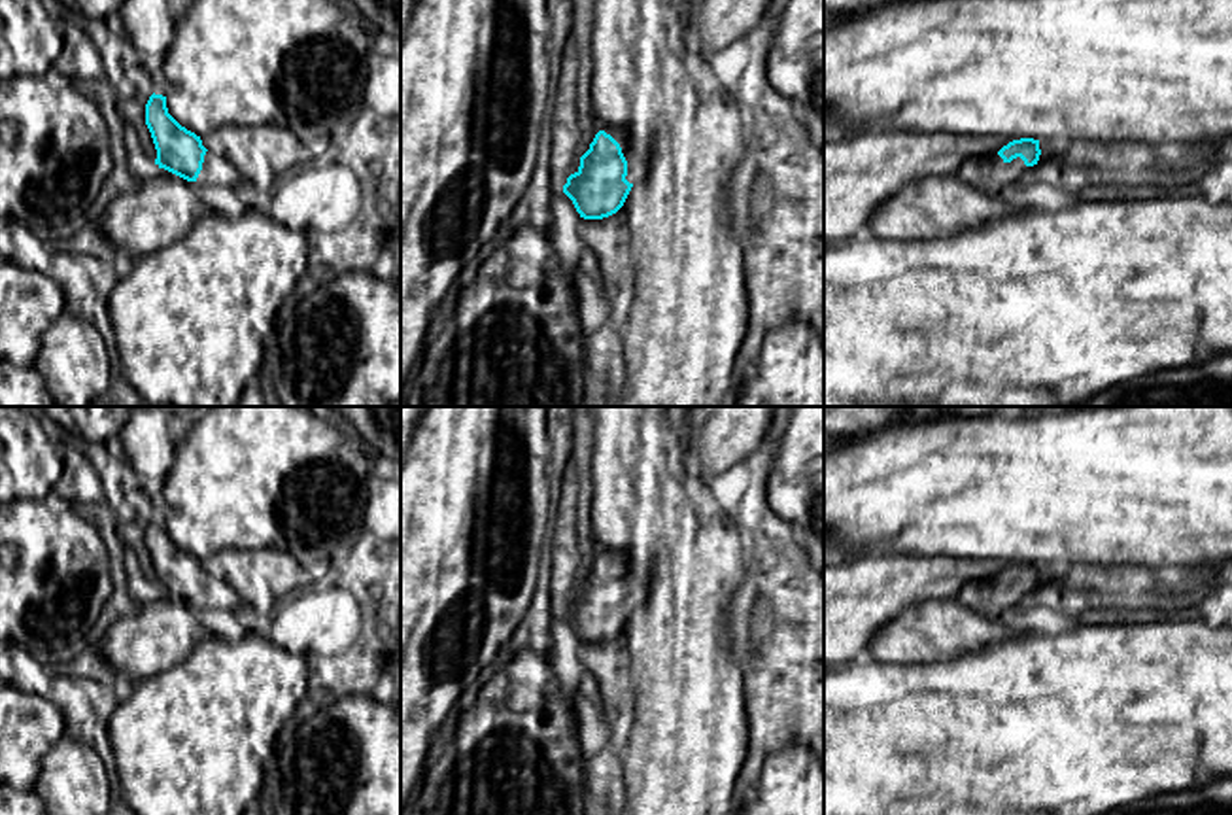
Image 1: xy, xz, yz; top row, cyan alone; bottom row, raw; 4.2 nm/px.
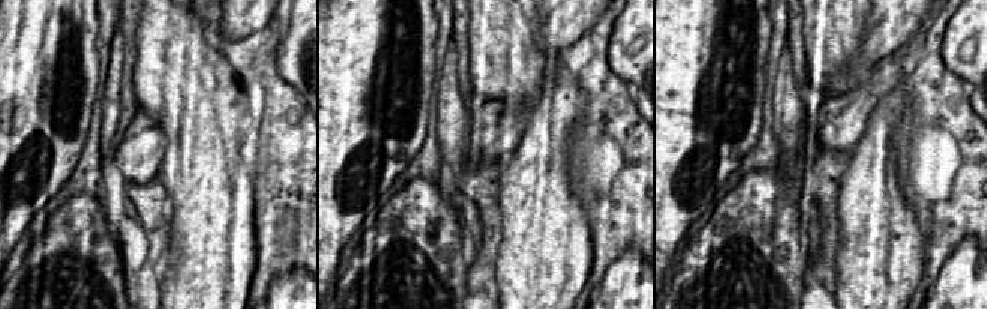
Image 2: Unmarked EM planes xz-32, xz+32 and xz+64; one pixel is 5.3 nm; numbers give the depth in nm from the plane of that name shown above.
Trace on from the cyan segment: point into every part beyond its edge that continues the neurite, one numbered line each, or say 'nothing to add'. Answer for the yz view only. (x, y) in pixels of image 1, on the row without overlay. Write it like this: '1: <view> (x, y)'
1: yz (991, 598)

